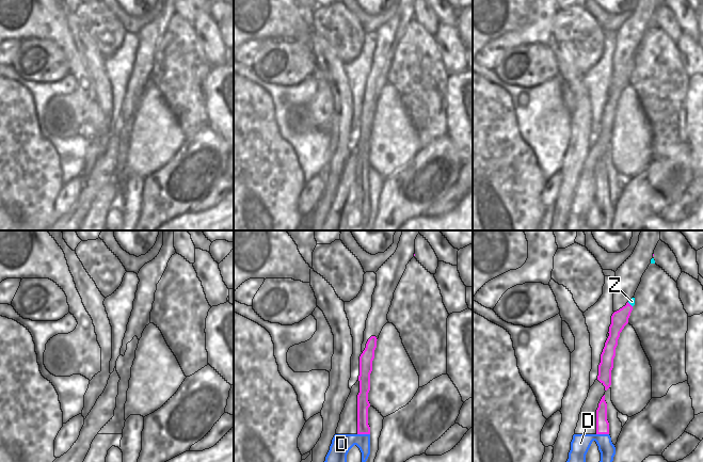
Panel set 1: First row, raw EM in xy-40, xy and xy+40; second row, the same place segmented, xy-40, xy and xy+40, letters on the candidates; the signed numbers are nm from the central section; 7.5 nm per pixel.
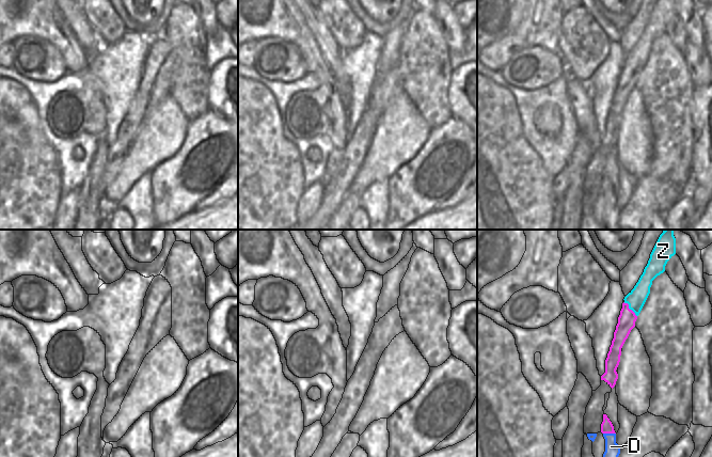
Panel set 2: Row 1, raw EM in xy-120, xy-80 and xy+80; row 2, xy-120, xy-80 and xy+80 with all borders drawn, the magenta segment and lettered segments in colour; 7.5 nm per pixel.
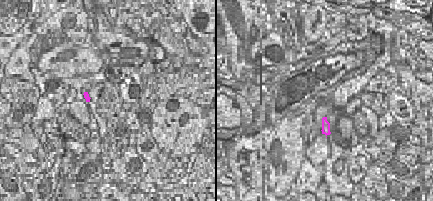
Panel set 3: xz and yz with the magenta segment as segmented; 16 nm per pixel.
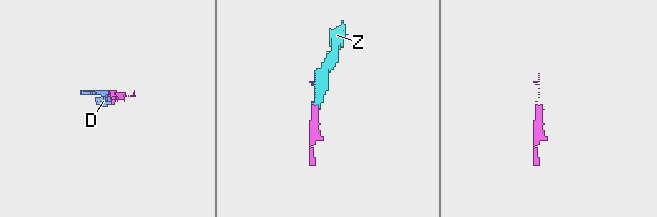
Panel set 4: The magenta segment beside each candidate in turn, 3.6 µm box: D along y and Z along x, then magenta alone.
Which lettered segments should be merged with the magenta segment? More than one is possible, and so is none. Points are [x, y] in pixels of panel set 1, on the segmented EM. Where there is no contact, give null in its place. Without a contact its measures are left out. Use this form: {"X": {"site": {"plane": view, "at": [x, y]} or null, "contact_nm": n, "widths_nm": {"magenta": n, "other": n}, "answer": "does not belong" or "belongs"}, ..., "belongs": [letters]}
{"D": {"site": {"plane": "xy", "at": [364, 433]}, "contact_nm": 100, "widths_nm": {"magenta": 100, "other": 150}, "answer": "does not belong"}, "Z": {"site": {"plane": "xy+40", "at": [629, 304]}, "contact_nm": 50, "widths_nm": {"magenta": 130, "other": 50}, "answer": "does not belong"}, "belongs": []}

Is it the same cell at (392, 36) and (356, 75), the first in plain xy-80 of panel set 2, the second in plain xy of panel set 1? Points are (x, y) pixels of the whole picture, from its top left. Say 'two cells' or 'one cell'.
two cells

